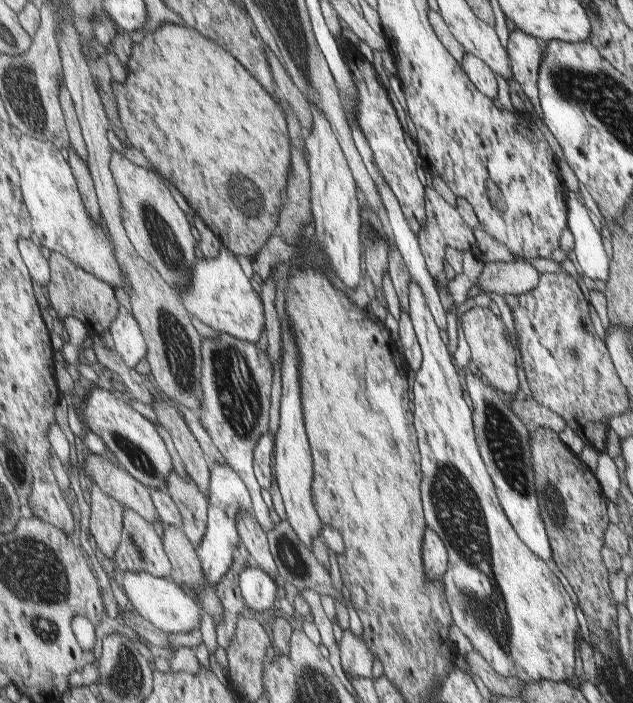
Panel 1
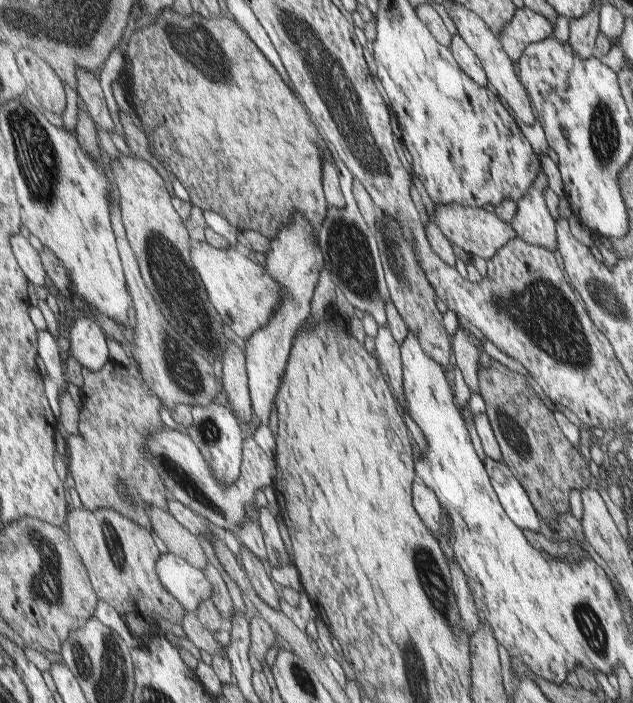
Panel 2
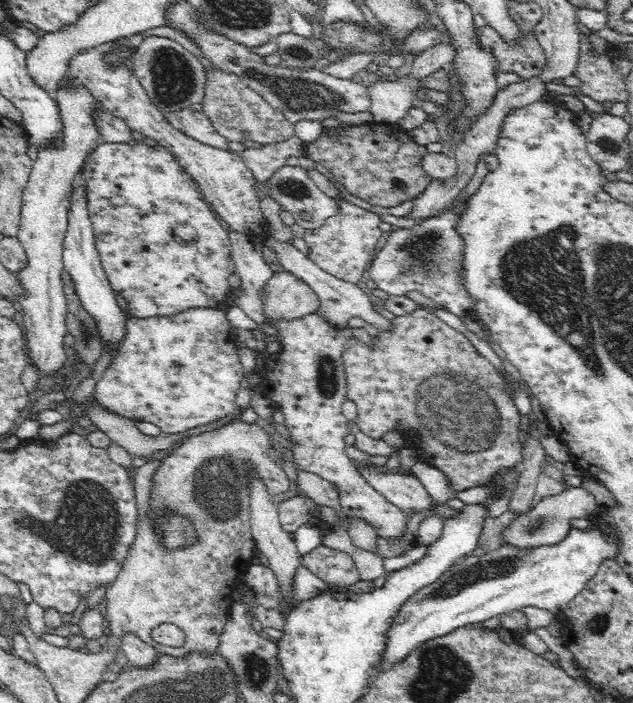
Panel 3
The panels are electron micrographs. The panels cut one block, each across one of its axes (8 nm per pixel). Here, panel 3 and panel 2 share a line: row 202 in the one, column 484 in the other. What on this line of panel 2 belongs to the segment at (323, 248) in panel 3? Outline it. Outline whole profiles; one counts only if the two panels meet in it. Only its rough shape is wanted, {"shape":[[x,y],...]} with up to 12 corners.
{"shape":[[458,327],[450,339],[455,366],[470,392],[479,386],[483,350],[512,372],[527,375],[517,360],[489,340]]}

